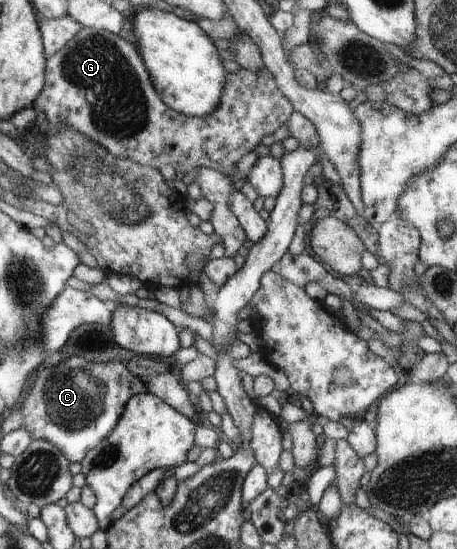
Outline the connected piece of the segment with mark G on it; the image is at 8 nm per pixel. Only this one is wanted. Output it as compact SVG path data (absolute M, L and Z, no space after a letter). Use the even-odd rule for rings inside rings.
M90 26L80 29L62 49L47 57L45 77L43 91L34 103L34 109L44 117L44 124L52 128L74 128L117 158L126 158L157 170L171 165L175 171L184 174L194 168L212 168L227 176L234 174L238 163L254 151L261 138L272 135L286 124L295 111L290 99L278 87L275 75L265 65L259 72L240 68L228 74L222 102L216 111L202 117L182 115L169 108L155 90L135 44L119 33Z

